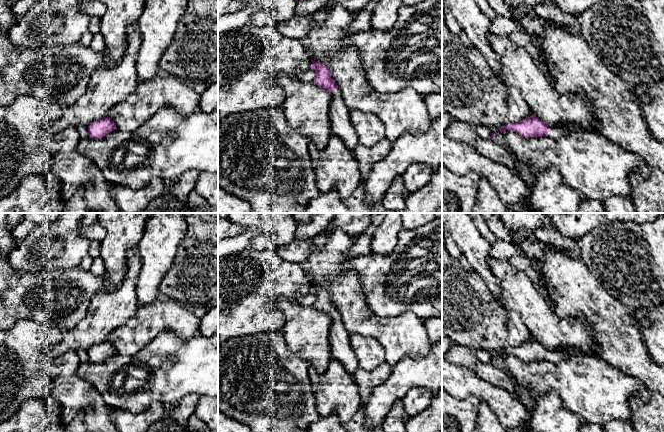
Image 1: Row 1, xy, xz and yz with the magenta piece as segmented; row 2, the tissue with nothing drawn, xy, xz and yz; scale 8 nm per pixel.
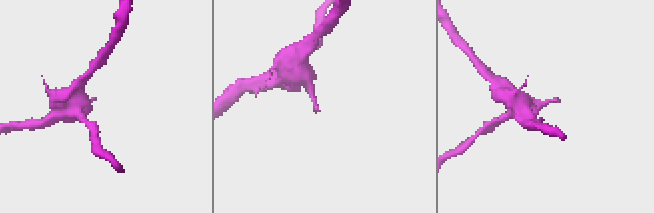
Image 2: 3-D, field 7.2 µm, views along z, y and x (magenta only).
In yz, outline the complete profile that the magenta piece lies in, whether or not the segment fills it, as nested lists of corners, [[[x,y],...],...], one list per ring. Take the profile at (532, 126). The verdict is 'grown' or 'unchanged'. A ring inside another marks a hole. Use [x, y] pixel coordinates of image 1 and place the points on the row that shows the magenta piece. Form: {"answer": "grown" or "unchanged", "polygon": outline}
{"answer": "grown", "polygon": [[[535,115],[527,117],[518,123],[510,123],[499,130],[501,133],[505,130],[513,131],[525,138],[547,136],[555,140],[569,133],[583,131],[579,126],[570,124],[548,126]]]}

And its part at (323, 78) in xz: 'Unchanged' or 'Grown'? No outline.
Grown

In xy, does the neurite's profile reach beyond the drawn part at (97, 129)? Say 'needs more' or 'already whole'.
already whole

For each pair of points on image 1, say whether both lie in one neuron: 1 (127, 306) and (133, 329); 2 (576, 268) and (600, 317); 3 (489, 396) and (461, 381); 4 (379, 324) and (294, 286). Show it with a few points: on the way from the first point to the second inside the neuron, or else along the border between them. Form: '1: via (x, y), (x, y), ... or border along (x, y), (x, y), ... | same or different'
1: border along (139, 306), (131, 317), (111, 332) | different
2: via (576, 280), (576, 286), (595, 305) | same
3: via (482, 389), (468, 383) | same
4: border along (302, 264), (305, 275), (311, 282) | different

